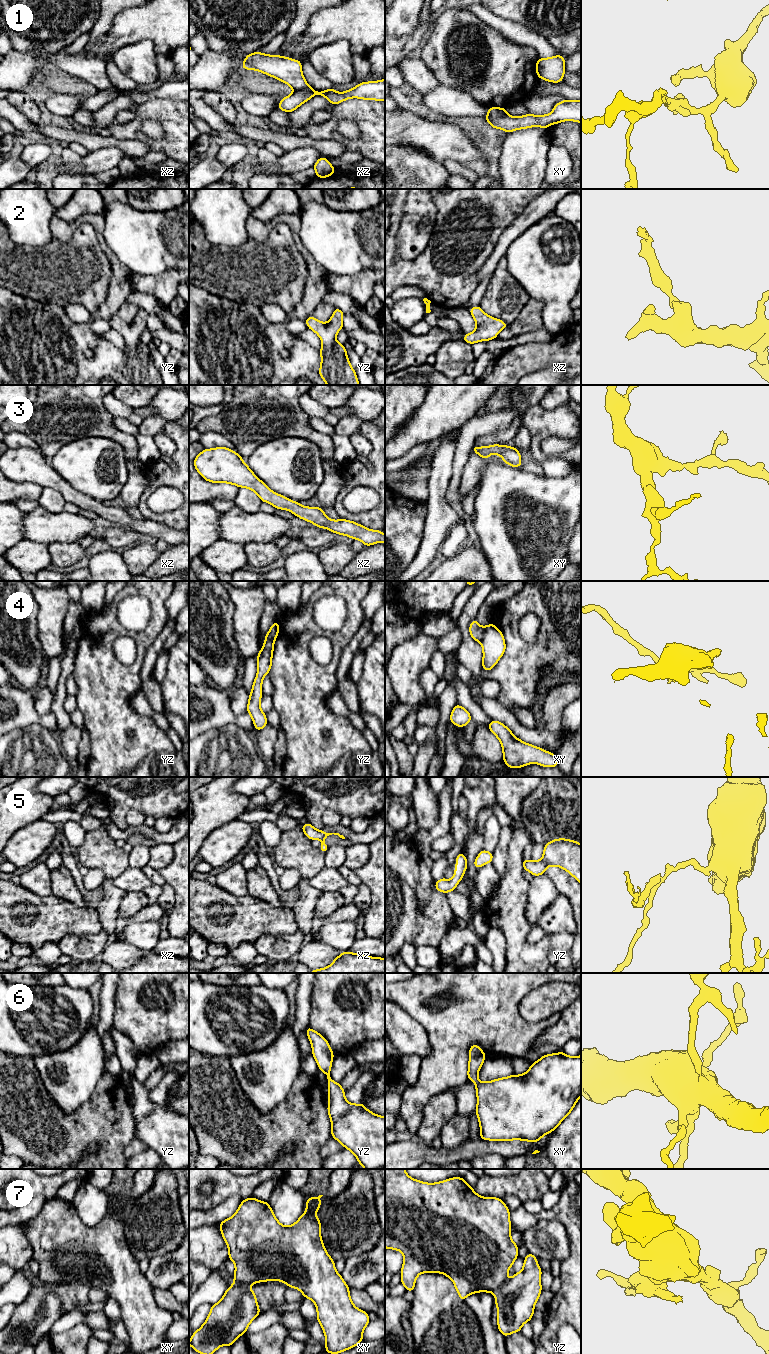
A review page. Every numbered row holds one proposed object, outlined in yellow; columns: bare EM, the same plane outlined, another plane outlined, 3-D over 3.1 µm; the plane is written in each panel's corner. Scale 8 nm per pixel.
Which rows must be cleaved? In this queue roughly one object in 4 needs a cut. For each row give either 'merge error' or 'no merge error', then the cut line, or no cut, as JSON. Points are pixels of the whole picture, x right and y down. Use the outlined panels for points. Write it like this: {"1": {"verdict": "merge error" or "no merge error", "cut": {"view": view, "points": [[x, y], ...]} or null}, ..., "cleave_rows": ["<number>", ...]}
{"1": {"verdict": "merge error", "cut": {"view": "xz", "points": [[309, 86], [294, 91]]}}, "2": {"verdict": "no merge error", "cut": null}, "3": {"verdict": "no merge error", "cut": null}, "4": {"verdict": "merge error", "cut": {"view": "xy", "points": [[486, 627], [480, 642]]}}, "5": {"verdict": "no merge error", "cut": null}, "6": {"verdict": "no merge error", "cut": null}, "7": {"verdict": "merge error", "cut": {"view": "yz", "points": [[505, 1280], [495, 1293]]}}, "cleave_rows": ["1", "4", "7"]}

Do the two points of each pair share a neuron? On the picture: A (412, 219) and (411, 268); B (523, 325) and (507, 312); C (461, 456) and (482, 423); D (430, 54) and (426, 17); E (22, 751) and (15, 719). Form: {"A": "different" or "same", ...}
{"A": "different", "B": "different", "C": "same", "D": "different", "E": "different"}

